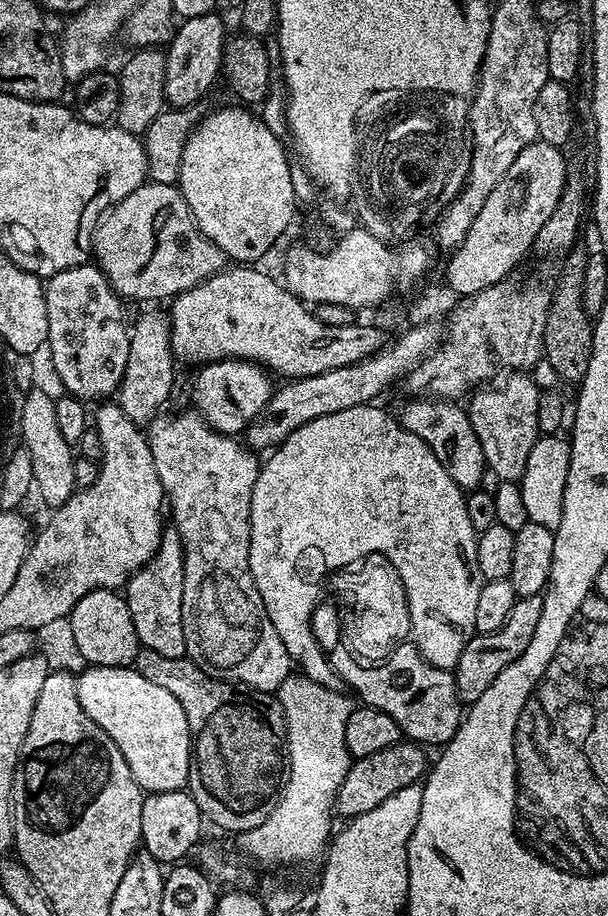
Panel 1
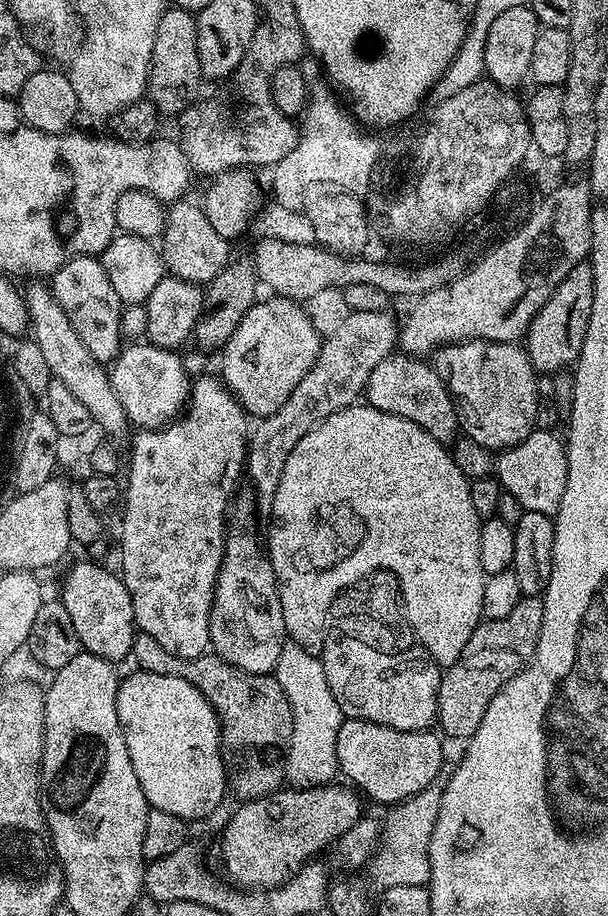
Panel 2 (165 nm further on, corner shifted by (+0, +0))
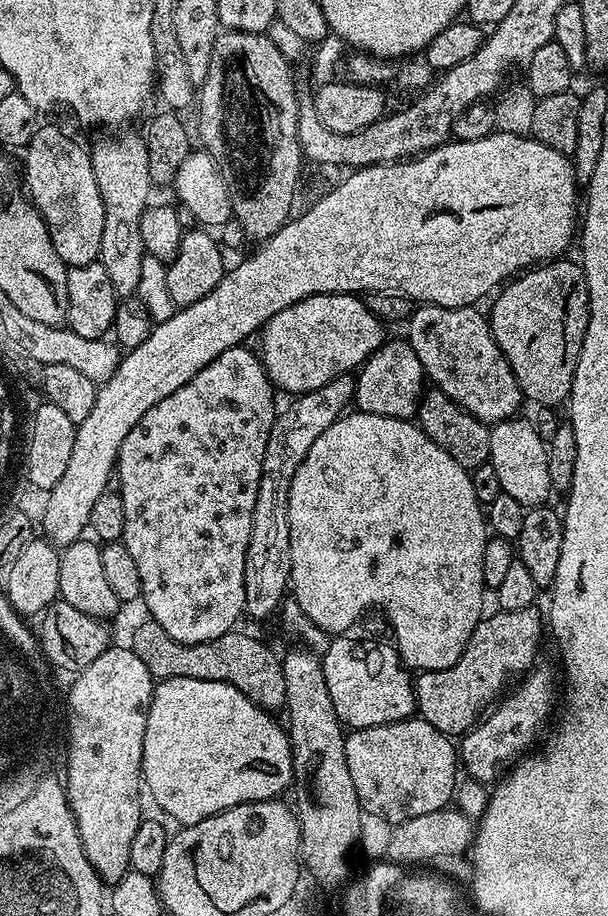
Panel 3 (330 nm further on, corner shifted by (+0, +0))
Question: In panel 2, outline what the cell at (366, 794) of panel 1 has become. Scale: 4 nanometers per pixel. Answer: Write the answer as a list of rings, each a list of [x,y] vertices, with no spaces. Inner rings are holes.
[[[340,782],[288,790],[292,792],[284,791],[277,790],[269,796],[259,796],[257,800],[245,800],[239,805],[241,808],[229,818],[228,825],[224,828],[224,837],[220,840],[220,860],[228,875],[225,876],[227,883],[244,890],[263,890],[281,883],[290,870],[308,863],[327,844],[328,847],[335,845],[340,836],[346,834],[346,830],[350,830],[350,826],[354,826],[354,822],[358,822],[362,815],[361,793],[355,787],[345,786]]]

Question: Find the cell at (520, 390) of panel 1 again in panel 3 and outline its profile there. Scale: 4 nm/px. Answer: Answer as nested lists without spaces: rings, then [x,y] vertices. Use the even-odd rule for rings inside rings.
[[[420,304],[406,321],[408,345],[418,354],[418,362],[422,362],[425,377],[435,387],[440,388],[458,406],[462,406],[474,418],[486,425],[500,424],[503,420],[513,419],[521,411],[522,393],[514,378],[514,370],[510,370],[510,362],[502,354],[498,342],[492,333],[492,326],[487,315],[480,313],[479,307],[443,308],[437,304]]]

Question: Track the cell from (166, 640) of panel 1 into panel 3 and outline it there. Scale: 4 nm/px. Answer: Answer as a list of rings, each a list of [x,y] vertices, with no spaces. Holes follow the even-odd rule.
[[[241,346],[218,354],[218,358],[214,358],[214,362],[210,362],[210,366],[206,366],[201,372],[194,374],[194,378],[190,378],[190,382],[186,386],[182,386],[178,390],[174,390],[174,394],[162,398],[162,402],[158,402],[158,406],[150,406],[150,410],[146,410],[146,414],[142,414],[142,418],[134,426],[134,430],[130,430],[130,434],[126,434],[126,442],[122,442],[120,457],[116,460],[116,470],[120,472],[122,478],[122,488],[119,494],[126,506],[126,526],[122,543],[126,550],[130,550],[134,562],[138,565],[138,578],[142,578],[140,595],[142,604],[148,607],[147,615],[154,622],[158,622],[158,626],[162,626],[162,630],[166,630],[166,634],[170,634],[170,638],[174,638],[174,642],[201,644],[202,642],[210,642],[214,638],[222,638],[222,634],[233,631],[237,627],[236,619],[245,615],[244,567],[246,566],[246,550],[254,522],[254,502],[258,502],[258,486],[262,478],[262,458],[266,454],[270,430],[278,415],[277,393],[274,391],[274,385],[268,379],[268,371],[264,368],[261,357],[253,349],[252,352],[248,346]]]

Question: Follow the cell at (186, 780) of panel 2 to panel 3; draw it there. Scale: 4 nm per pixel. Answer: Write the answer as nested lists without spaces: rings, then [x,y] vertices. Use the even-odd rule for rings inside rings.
[[[170,678],[159,681],[152,689],[152,700],[148,703],[148,717],[146,718],[146,734],[144,735],[144,767],[142,769],[142,784],[152,795],[152,800],[172,820],[177,820],[177,825],[187,826],[197,824],[206,818],[210,818],[219,812],[230,810],[239,804],[245,804],[251,800],[274,800],[283,797],[284,791],[289,791],[293,783],[292,775],[292,742],[288,739],[285,725],[275,720],[271,711],[258,707],[242,690],[230,686],[226,682],[214,682],[213,680],[199,680],[198,678]]]

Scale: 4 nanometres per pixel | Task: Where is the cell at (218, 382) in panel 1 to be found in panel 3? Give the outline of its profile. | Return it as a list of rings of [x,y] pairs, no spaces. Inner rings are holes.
[[[331,292],[278,310],[262,329],[258,352],[268,379],[281,393],[303,394],[326,386],[335,376],[355,373],[383,346],[384,328],[359,295]]]

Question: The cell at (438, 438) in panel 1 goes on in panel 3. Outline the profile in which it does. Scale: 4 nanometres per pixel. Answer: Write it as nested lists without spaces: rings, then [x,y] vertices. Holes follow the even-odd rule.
[[[385,339],[383,346],[360,365],[354,379],[354,404],[359,411],[399,420],[412,420],[419,413],[420,398],[426,391],[426,377],[422,362],[418,362],[418,354],[414,354],[407,339]]]

